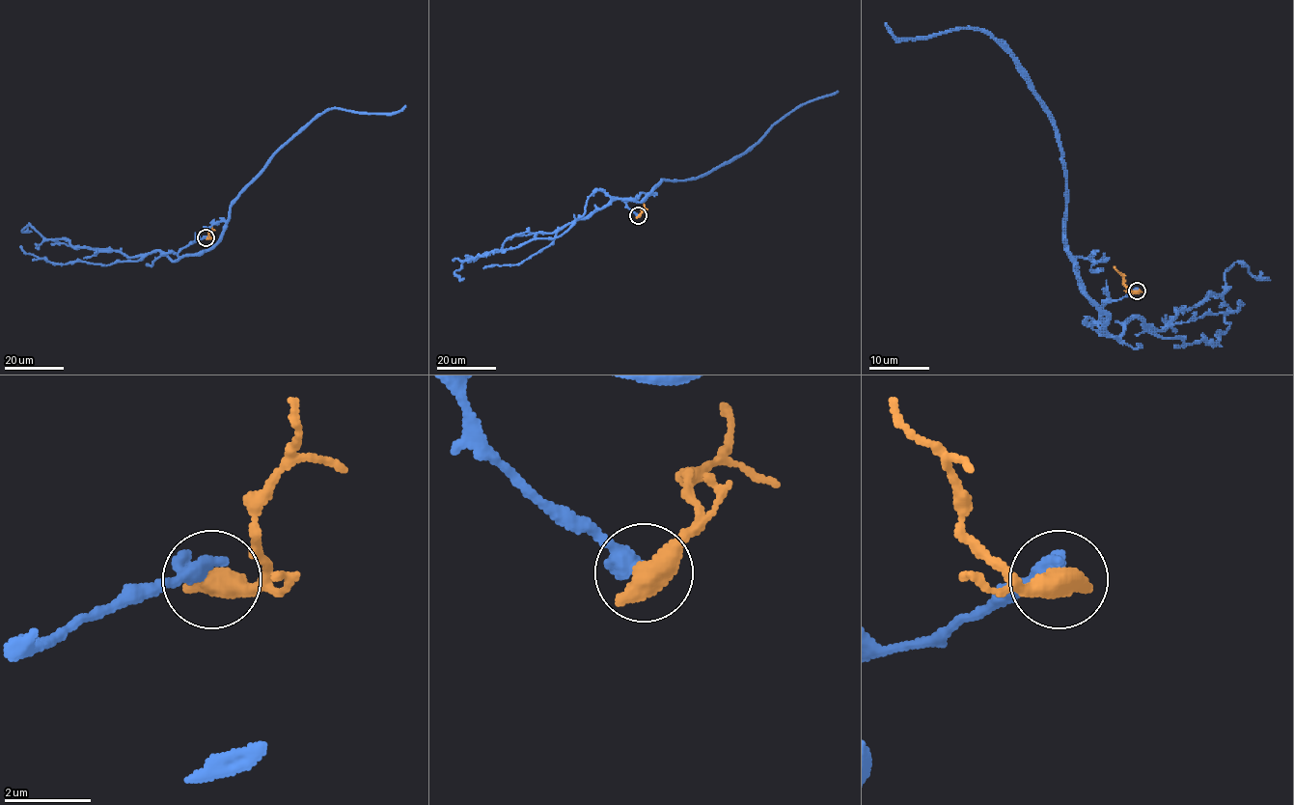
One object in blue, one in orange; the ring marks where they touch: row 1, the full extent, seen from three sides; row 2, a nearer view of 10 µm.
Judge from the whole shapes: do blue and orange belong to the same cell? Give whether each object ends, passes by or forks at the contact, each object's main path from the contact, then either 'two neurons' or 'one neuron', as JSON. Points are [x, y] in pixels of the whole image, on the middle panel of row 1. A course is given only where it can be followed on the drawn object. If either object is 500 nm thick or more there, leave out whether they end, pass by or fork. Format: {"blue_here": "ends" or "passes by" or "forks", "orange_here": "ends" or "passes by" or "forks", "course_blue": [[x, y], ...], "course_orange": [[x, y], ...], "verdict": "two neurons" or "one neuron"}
{"course_blue": [[638, 215], [610, 196], [641, 202], [662, 180], [708, 173], [741, 155], [803, 104], [838, 91]], "course_orange": [[638, 215], [644, 204]], "verdict": "two neurons"}

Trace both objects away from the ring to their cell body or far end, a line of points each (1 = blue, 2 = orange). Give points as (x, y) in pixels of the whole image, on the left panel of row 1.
1: (206, 237), (178, 255), (208, 251), (220, 237), (230, 205), (240, 191), (326, 110), (387, 113), (405, 105)
2: (206, 237), (209, 236), (211, 226)

